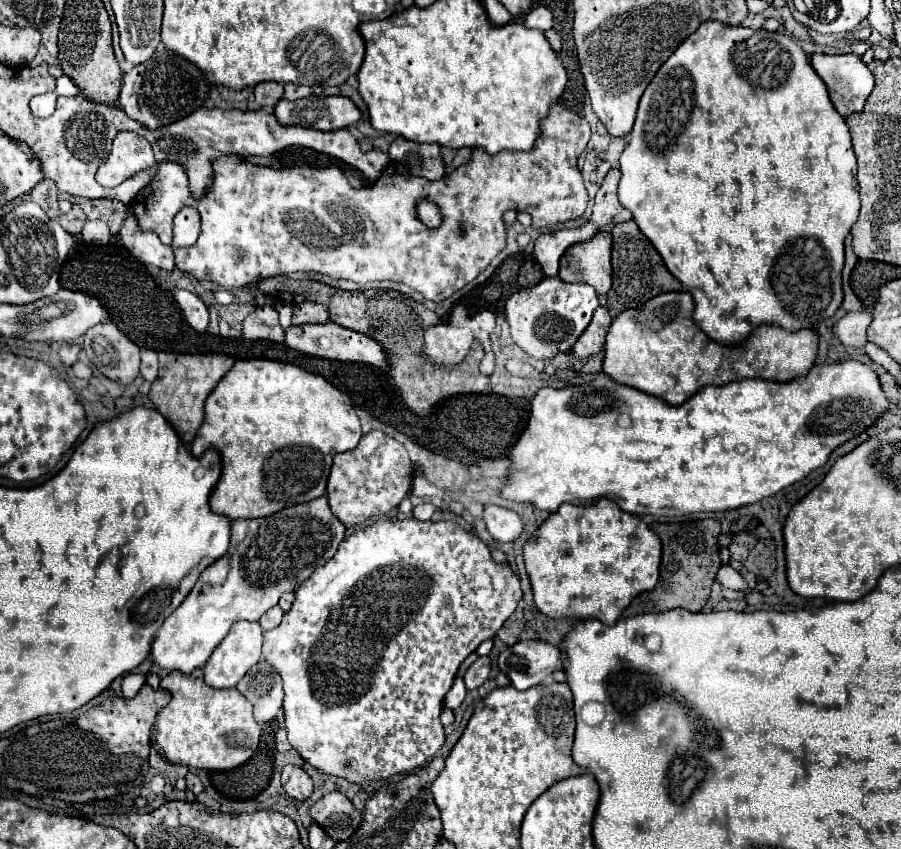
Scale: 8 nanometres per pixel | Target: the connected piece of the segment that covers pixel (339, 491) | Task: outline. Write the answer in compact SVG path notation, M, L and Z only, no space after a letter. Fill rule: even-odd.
M371 430L361 438L355 450L335 454L329 482L327 482L327 498L331 512L347 526L353 528L365 522L371 516L383 516L393 506L399 506L403 498L411 492L413 482L413 464L405 446L381 430Z

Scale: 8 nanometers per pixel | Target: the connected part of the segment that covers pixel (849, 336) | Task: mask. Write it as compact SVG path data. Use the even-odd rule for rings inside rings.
M849 312L837 324L833 324L833 334L845 346L863 348L867 342L867 328L871 324L869 312Z

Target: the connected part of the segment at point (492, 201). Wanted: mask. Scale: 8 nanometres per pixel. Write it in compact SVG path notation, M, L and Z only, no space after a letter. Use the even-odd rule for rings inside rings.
M553 106L549 116L541 122L541 130L543 134L539 136L539 140L535 142L535 148L529 150L529 152L499 152L495 156L489 156L485 154L483 150L473 150L471 154L471 160L469 164L465 166L459 166L455 172L443 176L441 180L427 180L427 178L421 178L421 176L411 176L407 172L401 172L397 164L389 164L381 178L369 186L369 188L351 188L347 178L343 176L343 172L337 168L337 166L331 166L331 168L267 168L267 166L253 166L249 162L245 162L243 158L239 156L221 156L215 160L215 174L213 174L213 190L209 190L205 196L201 198L193 198L191 190L189 190L189 180L187 180L187 174L181 166L173 164L173 162L163 162L159 166L159 174L157 178L145 186L137 198L131 202L131 208L133 208L133 214L137 216L139 224L143 230L151 230L155 232L163 244L171 246L171 238L173 238L173 216L185 208L185 206L193 206L199 210L201 214L201 234L199 234L199 240L189 246L189 248L173 248L175 252L175 264L179 270L195 276L197 280L211 280L227 290L235 290L239 286L247 286L251 284L255 278L269 278L269 276L279 276L279 274L291 274L291 272L319 272L319 274L327 274L331 278L337 278L337 280L351 280L351 282L357 282L357 284L365 284L365 282L373 282L373 280L391 280L391 282L401 282L401 284L407 284L409 288L413 288L415 292L423 294L427 300L433 300L433 302L441 302L445 298L449 298L453 292L461 290L465 284L469 284L471 280L475 280L487 266L489 262L505 248L507 244L507 231L504 226L503 212L507 210L515 210L515 212L529 212L533 216L533 226L535 228L547 228L547 226L555 226L559 222L567 222L567 220L575 220L579 218L585 208L587 208L587 190L585 190L585 184L583 184L583 176L577 168L577 158L579 154L585 150L587 142L589 142L589 124L583 116L579 116L577 112L573 110L567 110L563 106ZM421 200L431 200L433 204L439 204L439 210L441 210L441 216L443 216L443 222L439 228L427 228L419 216L417 216L417 202Z

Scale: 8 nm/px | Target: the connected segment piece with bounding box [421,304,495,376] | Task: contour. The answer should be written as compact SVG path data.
M455 304L451 314L445 320L441 320L439 324L425 330L425 342L421 346L421 354L433 366L451 368L451 366L457 366L457 364L463 362L463 358L467 356L467 352L471 348L471 342L477 338L485 348L485 358L481 362L481 372L489 376L493 372L493 366L495 366L495 356L493 356L493 350L491 350L491 332L493 330L495 330L495 314L493 312L483 310L475 316L469 316L469 312L463 304Z

